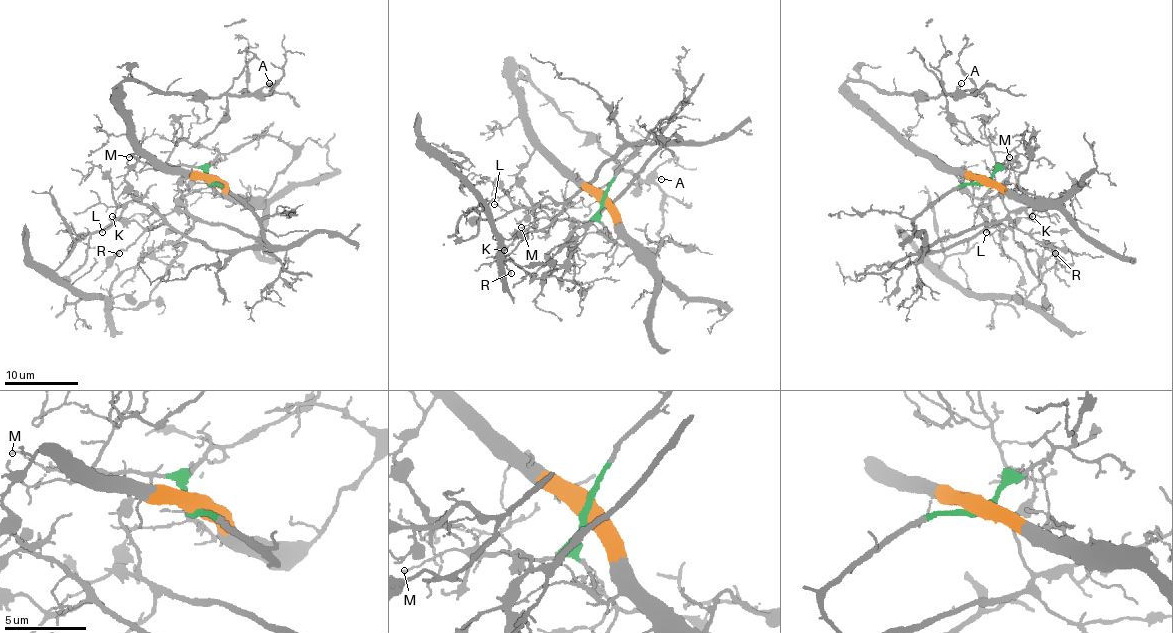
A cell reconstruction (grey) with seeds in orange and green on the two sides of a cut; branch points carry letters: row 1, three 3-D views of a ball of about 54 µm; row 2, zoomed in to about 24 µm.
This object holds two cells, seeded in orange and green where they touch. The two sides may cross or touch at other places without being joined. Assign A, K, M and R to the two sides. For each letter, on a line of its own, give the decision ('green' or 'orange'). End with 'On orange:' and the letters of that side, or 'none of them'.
A: orange
K: green
M: green
R: green
On orange: A

